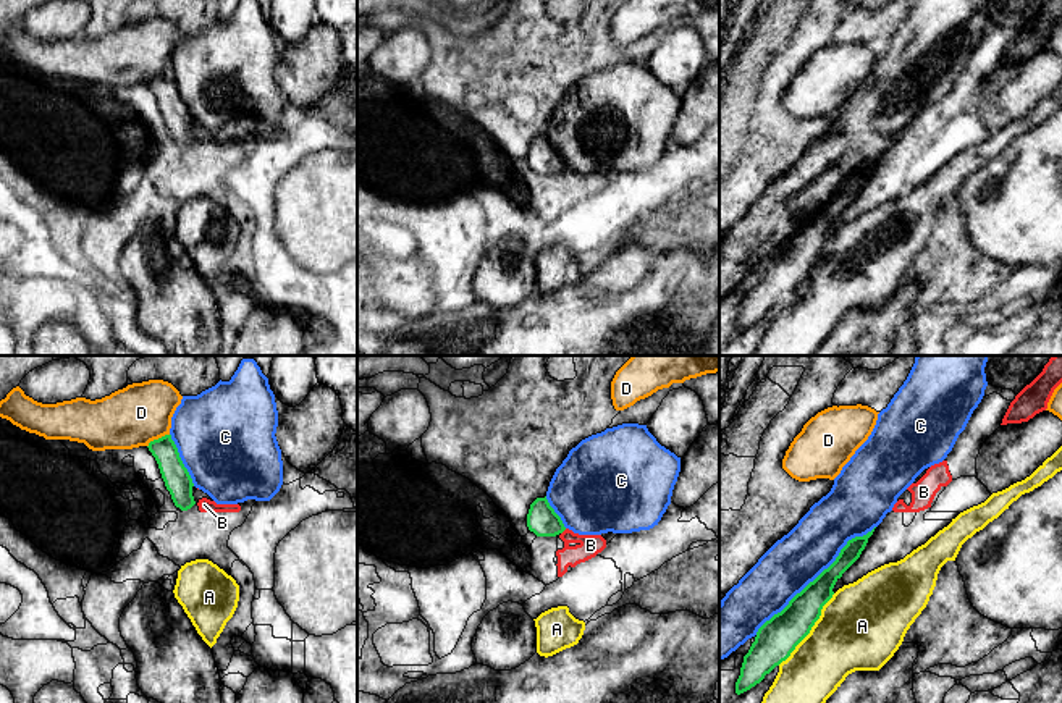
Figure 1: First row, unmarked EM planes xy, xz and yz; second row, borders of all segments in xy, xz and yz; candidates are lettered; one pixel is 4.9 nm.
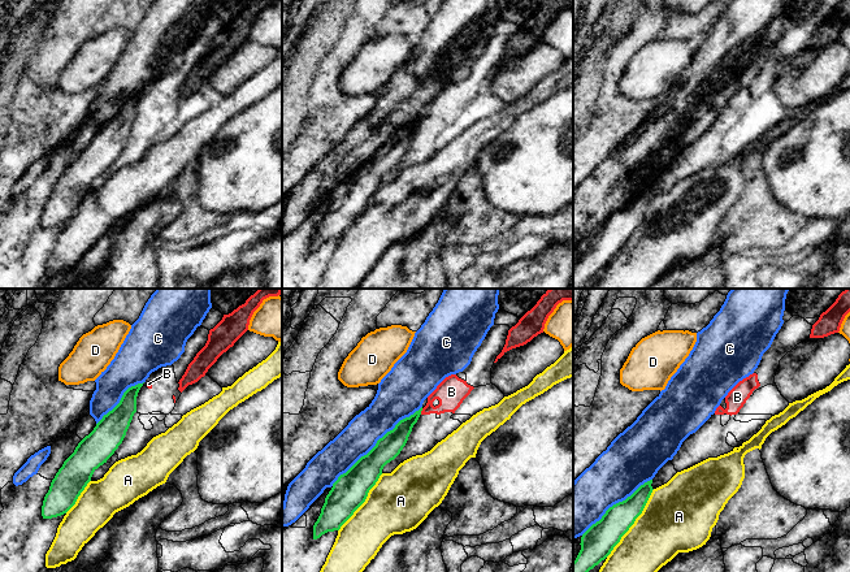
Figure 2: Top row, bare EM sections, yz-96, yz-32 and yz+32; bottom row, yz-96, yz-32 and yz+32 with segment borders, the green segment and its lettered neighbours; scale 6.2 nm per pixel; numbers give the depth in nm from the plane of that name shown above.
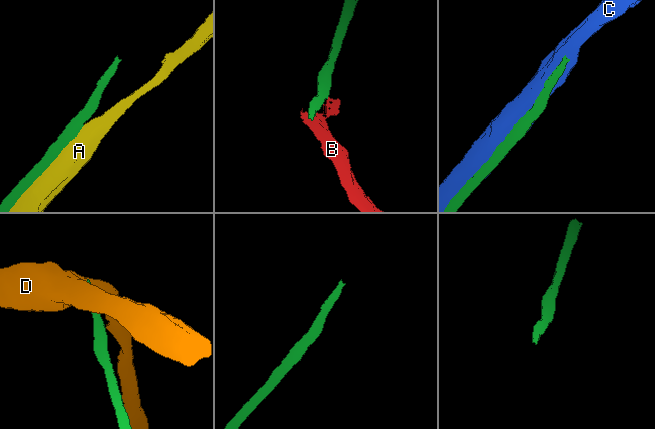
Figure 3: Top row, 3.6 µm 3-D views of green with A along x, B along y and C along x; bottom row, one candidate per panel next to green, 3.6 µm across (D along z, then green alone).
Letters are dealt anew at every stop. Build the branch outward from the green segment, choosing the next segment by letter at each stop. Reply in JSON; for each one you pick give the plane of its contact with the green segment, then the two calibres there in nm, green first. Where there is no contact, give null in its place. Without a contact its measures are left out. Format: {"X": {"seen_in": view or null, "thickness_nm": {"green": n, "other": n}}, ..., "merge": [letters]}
{"merge": []}

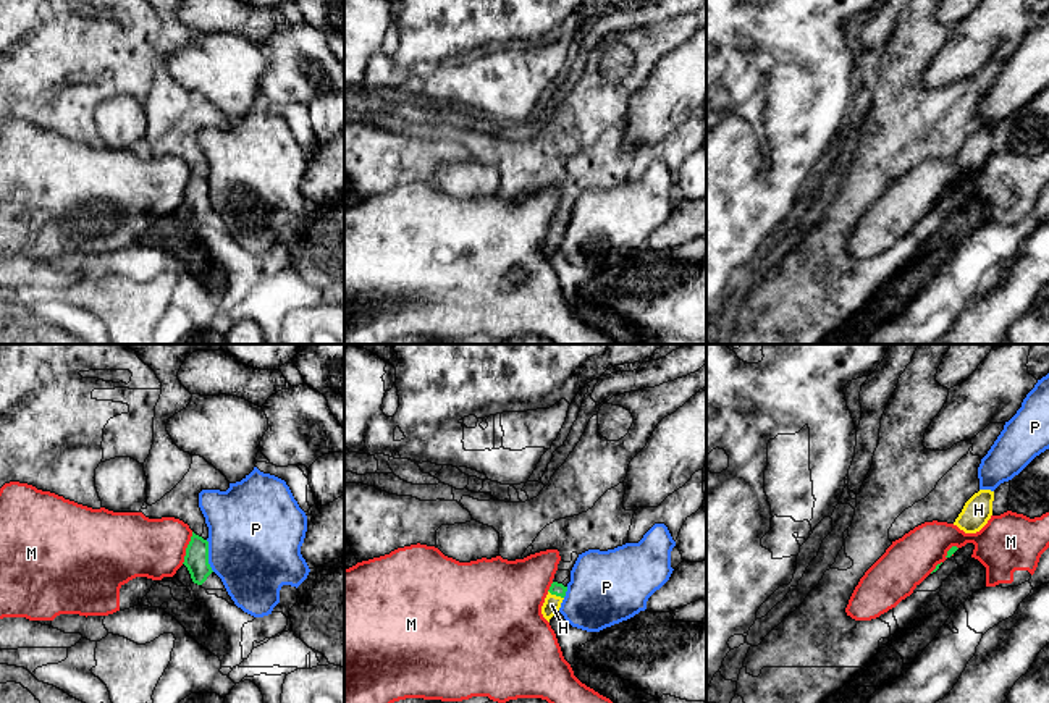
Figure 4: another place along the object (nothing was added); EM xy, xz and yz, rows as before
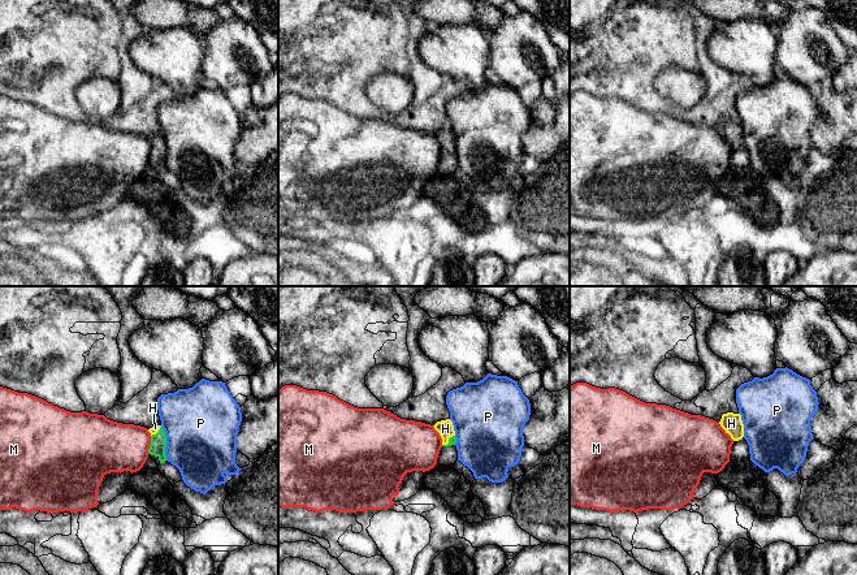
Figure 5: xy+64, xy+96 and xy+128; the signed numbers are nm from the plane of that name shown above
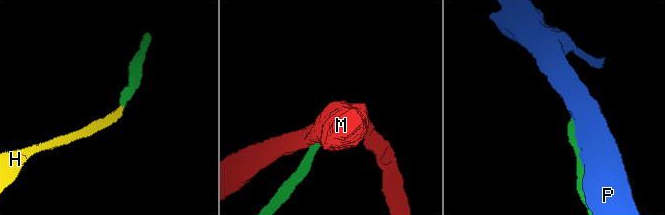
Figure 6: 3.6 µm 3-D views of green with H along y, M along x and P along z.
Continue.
{"H": {"seen_in": "xz", "thickness_nm": {"green": 70, "other": 90}}, "merge": ["H"]}

